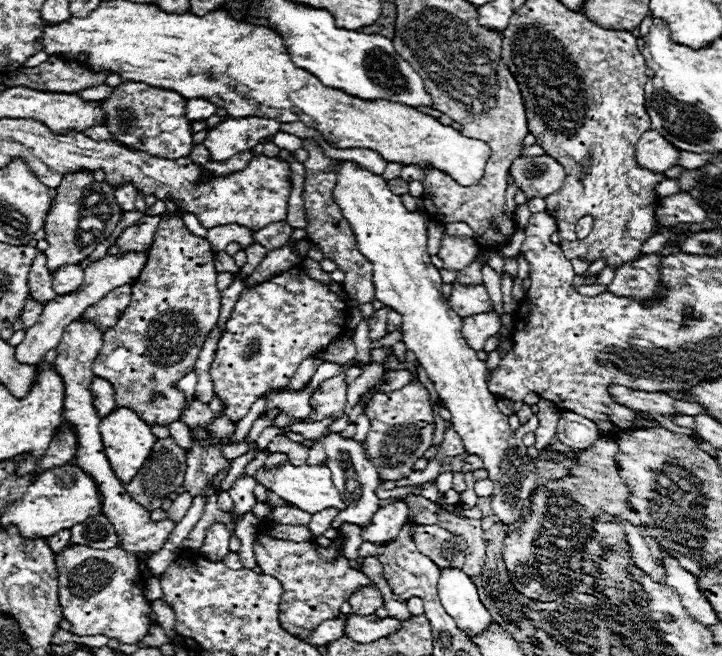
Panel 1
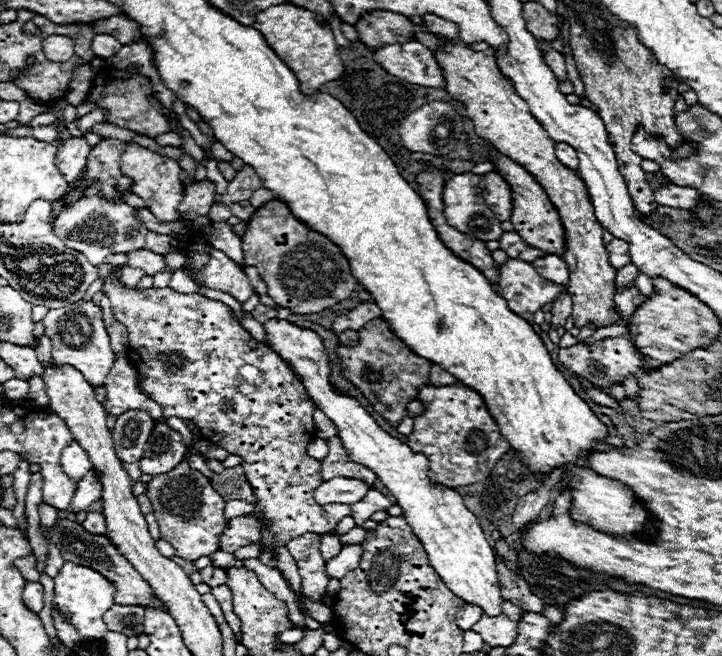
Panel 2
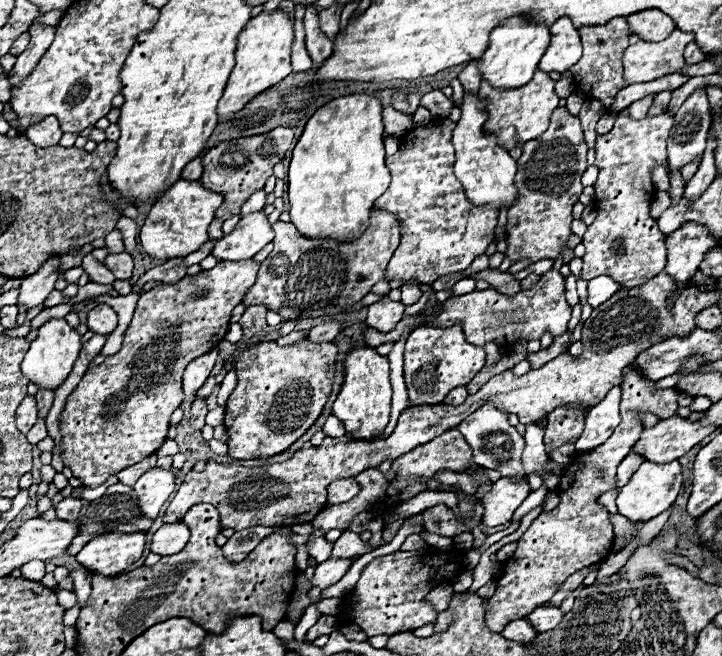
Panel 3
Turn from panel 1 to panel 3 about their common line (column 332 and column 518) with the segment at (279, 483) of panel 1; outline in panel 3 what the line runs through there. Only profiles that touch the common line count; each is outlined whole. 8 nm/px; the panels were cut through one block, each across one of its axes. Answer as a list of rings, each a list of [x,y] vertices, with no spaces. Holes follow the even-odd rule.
[[[500,478],[492,482],[490,492],[486,492],[480,502],[484,506],[482,524],[486,526],[500,526],[512,520],[516,508],[526,500],[530,494],[530,486],[526,482],[514,484],[508,478]]]

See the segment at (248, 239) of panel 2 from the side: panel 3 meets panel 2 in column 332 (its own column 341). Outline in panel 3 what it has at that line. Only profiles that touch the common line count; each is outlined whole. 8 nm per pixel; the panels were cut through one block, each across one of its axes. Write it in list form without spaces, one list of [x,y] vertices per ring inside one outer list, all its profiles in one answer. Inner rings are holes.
[[[372,210],[368,230],[354,242],[310,240],[300,236],[290,222],[276,222],[272,228],[276,232],[274,250],[260,264],[258,278],[242,304],[266,306],[282,314],[284,320],[298,318],[302,310],[360,302],[376,282],[384,280],[384,270],[400,242],[400,228],[394,214],[382,210]]]

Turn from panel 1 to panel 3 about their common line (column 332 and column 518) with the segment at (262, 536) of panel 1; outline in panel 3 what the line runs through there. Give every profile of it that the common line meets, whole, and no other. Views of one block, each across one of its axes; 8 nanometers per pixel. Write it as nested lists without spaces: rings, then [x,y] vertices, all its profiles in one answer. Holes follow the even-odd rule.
[[[632,364],[624,368],[622,404],[620,404],[622,422],[608,438],[608,442],[604,442],[602,446],[598,446],[588,454],[578,452],[578,456],[566,468],[560,480],[558,508],[542,512],[518,540],[518,550],[512,554],[512,558],[506,560],[504,576],[498,580],[496,594],[490,598],[490,610],[486,612],[486,624],[490,630],[498,632],[508,622],[512,622],[510,618],[528,616],[536,606],[548,602],[568,576],[572,576],[582,568],[598,564],[608,556],[614,534],[612,534],[612,524],[608,520],[608,510],[602,504],[598,504],[598,498],[606,490],[616,488],[616,466],[630,454],[632,446],[636,444],[636,438],[640,438],[642,422],[638,414],[650,412],[660,418],[670,418],[676,414],[676,410],[678,410],[678,394],[674,388],[656,390],[654,382],[640,378],[640,374],[632,370]],[[598,468],[606,472],[602,478],[596,476]]]

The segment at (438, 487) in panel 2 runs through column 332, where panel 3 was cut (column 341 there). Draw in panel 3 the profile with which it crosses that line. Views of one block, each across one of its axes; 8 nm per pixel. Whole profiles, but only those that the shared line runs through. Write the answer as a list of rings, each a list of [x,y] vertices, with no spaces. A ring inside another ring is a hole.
[[[356,348],[346,354],[344,360],[344,384],[332,406],[332,414],[344,424],[346,434],[356,440],[378,438],[390,420],[390,366],[384,356],[378,356],[374,348]]]

